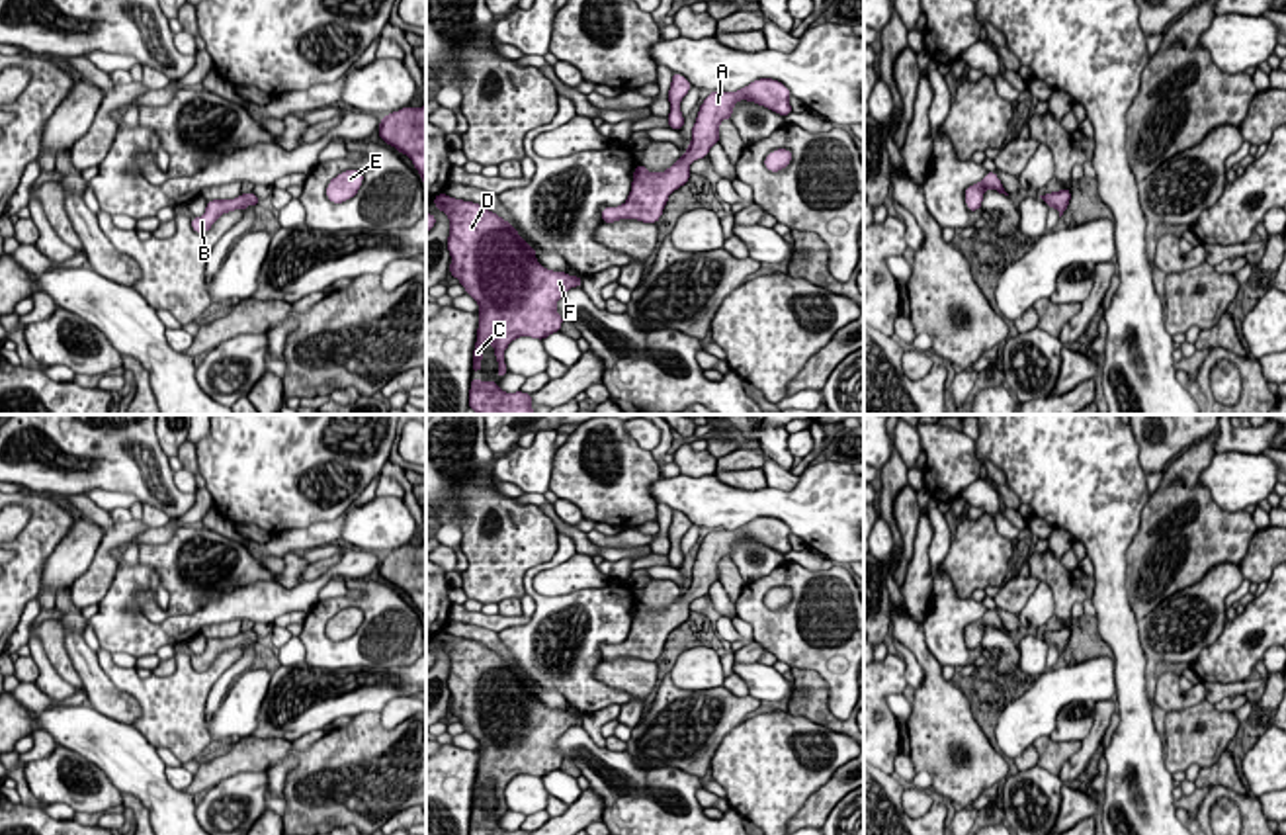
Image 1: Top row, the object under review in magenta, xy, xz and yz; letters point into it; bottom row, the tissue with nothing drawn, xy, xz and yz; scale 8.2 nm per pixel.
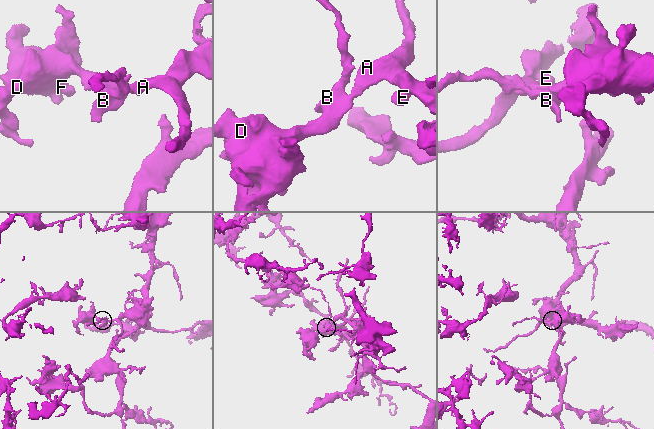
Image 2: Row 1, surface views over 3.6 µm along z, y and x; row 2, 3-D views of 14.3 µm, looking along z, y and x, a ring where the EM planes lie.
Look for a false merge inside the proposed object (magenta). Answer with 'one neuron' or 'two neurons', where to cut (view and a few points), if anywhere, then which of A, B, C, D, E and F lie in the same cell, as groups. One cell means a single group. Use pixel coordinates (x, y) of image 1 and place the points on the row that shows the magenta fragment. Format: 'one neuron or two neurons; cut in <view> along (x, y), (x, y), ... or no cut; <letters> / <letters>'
one neuron; no cut; A B C D E F

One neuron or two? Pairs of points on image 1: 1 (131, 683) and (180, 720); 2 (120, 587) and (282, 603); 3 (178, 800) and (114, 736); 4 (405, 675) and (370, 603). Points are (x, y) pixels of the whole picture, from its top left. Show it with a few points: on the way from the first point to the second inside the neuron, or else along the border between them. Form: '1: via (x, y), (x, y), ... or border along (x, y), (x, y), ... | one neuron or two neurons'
1: via (143, 691), (155, 695), (169, 708) | one neuron
2: via (143, 630), (182, 628), (235, 605) | one neuron
3: via (157, 802), (143, 789), (126, 757) | one neuron
4: border along (405, 665), (354, 667) | two neurons

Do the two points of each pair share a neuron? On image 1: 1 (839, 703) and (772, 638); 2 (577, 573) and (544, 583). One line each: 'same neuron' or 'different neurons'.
1: same neuron
2: same neuron

